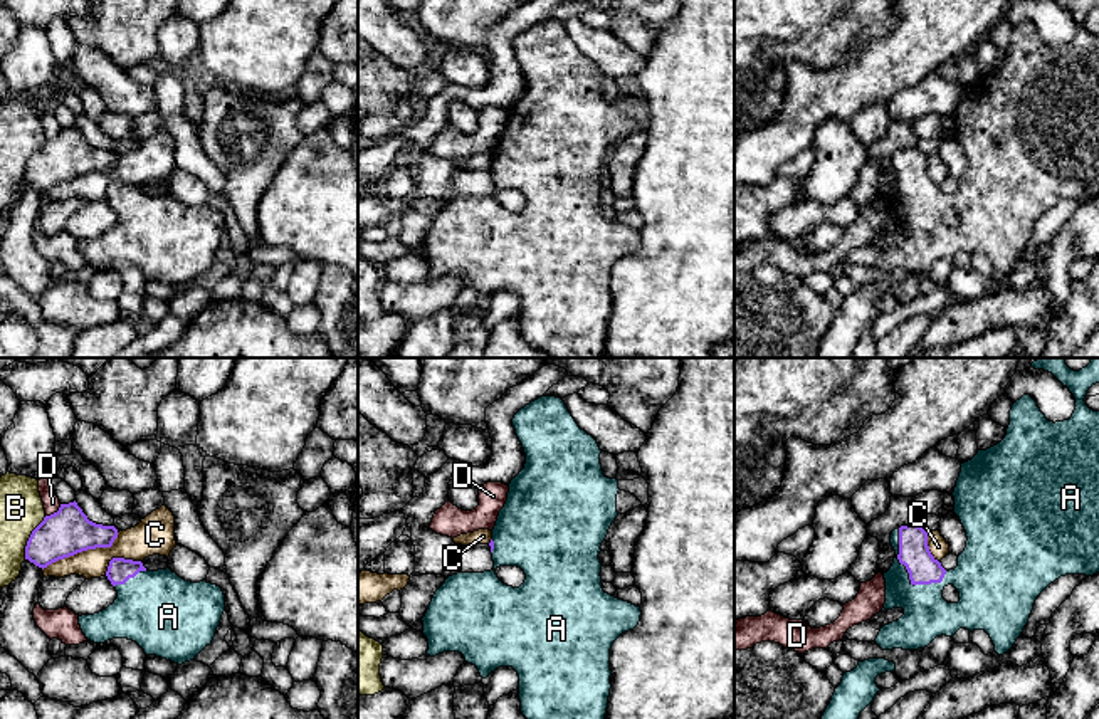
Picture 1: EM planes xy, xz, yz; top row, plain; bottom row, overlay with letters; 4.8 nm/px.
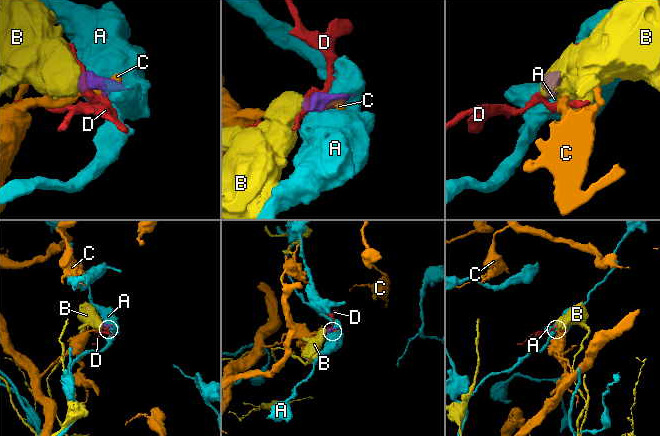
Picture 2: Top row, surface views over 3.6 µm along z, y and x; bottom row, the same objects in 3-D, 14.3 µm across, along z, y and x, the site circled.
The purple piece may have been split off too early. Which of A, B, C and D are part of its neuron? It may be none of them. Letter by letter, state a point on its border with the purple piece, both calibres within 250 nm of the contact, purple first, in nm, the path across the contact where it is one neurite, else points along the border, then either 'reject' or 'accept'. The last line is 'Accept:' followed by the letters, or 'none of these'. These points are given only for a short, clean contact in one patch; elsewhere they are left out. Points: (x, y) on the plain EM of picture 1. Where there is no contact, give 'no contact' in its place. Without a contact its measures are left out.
A: yz (906, 192) | 150/220 nm | accept
B: xy (29, 162) | 220/200 nm | along xy (46, 140), (32, 155), (24, 182) | reject
C: xy (83, 173) | 220/150 nm | reject
D: xy (54, 136) | 220/80 nm | along xy (61, 128), (46, 140) | reject
Accept: A

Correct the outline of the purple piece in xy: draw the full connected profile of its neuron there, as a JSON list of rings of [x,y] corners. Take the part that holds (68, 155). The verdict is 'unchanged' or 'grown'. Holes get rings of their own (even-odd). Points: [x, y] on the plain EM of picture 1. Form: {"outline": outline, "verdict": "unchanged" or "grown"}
{"outline": [[[74,124],[60,128],[57,136],[45,139],[32,155],[25,170],[25,183],[44,193],[87,173],[111,171],[116,161],[114,150],[89,144]]], "verdict": "unchanged"}

